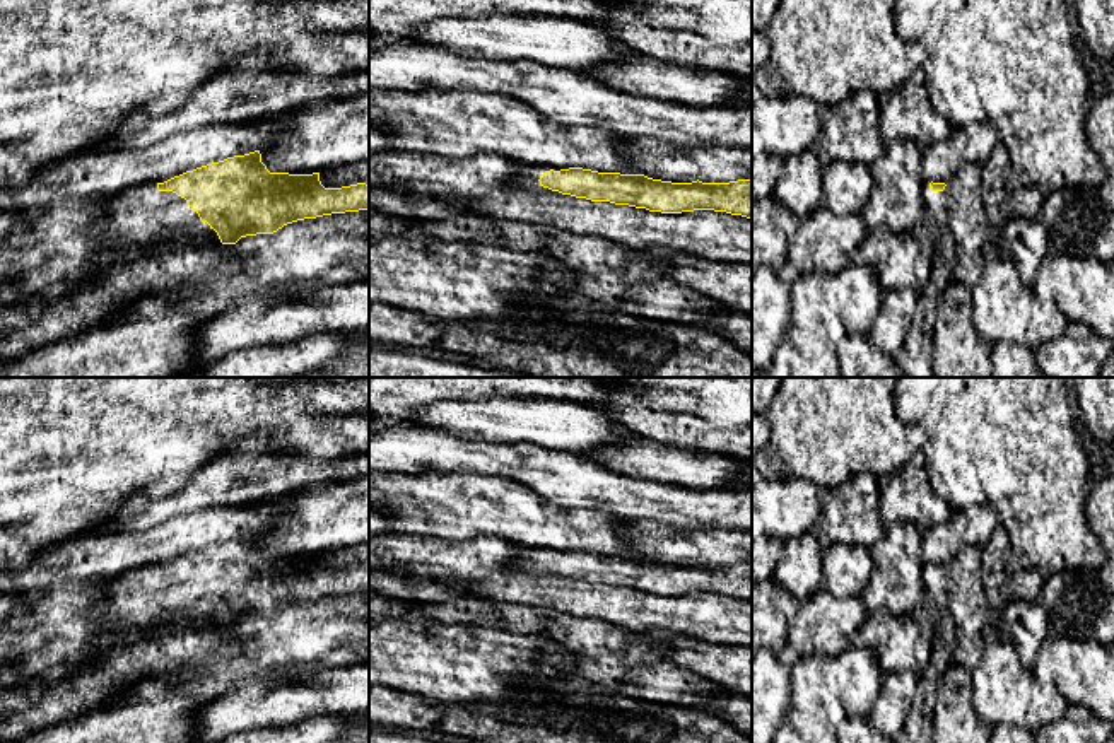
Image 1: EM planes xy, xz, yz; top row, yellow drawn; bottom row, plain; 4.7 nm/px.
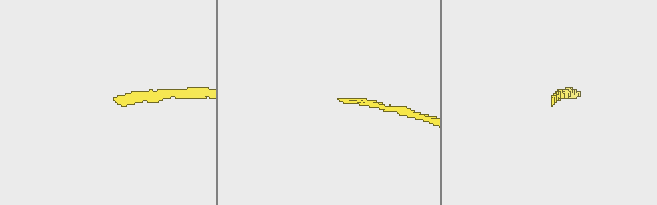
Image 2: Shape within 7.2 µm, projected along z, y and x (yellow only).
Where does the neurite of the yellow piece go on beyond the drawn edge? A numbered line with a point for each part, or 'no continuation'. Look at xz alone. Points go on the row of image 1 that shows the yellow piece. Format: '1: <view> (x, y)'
1: xz (528, 176)

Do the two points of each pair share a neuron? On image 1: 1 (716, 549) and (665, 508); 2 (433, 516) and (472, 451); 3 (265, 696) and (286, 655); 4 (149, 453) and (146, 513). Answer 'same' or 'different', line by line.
1: different
2: different
3: different
4: different

